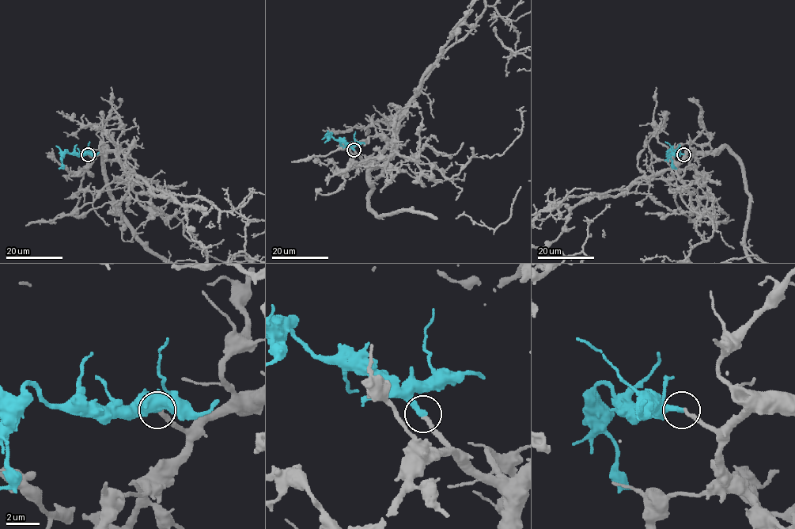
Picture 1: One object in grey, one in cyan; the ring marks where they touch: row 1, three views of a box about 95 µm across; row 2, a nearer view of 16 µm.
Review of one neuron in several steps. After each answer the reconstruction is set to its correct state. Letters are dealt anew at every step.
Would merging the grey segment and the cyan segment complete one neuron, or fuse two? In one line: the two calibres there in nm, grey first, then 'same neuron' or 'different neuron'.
calibres 260 and 360 nm; same neuron

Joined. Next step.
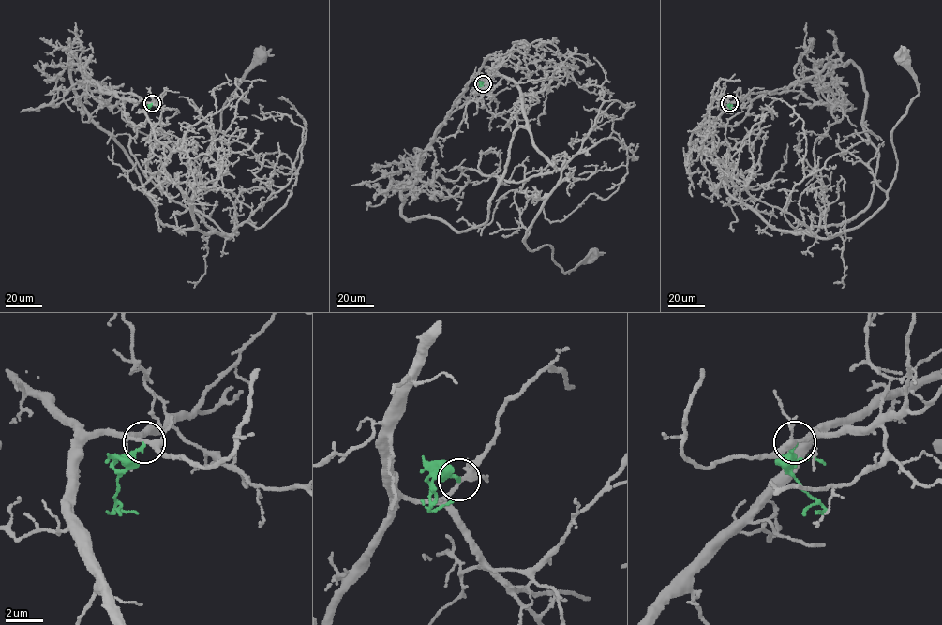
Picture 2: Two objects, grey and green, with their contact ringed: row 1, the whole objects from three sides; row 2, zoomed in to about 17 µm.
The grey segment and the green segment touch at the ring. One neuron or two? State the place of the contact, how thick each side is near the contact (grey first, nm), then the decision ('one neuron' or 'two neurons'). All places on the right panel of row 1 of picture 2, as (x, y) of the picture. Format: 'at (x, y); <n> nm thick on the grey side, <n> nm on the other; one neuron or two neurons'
at (729, 103); 260 nm thick on the grey side, 200 nm on the other; two neurons

